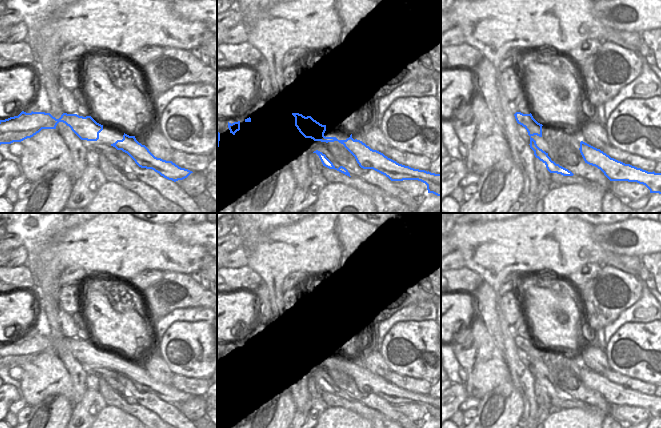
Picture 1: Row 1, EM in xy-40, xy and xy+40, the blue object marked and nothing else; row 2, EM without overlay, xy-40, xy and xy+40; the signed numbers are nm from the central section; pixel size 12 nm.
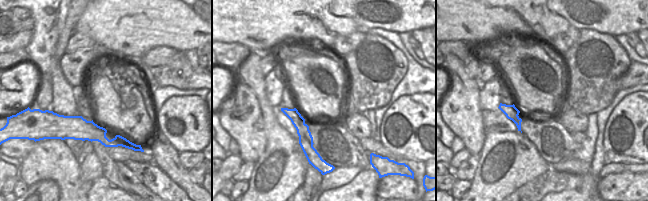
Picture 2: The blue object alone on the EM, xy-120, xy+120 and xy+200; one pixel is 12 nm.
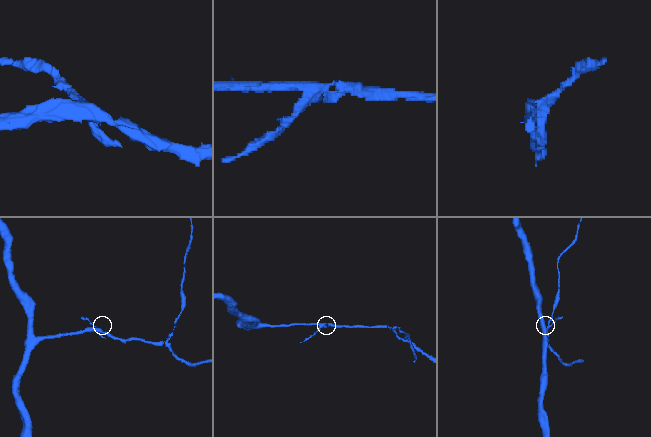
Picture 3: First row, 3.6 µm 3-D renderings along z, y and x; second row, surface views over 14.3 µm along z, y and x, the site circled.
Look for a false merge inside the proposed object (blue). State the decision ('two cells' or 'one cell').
two cells

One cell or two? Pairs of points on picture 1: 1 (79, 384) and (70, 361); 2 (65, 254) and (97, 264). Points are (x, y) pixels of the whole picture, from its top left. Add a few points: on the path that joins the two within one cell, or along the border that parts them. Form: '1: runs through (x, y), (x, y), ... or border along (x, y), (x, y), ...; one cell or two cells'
1: runs through (78, 378), (74, 367); one cell
2: runs through (73, 254), (87, 254), (89, 256); one cell

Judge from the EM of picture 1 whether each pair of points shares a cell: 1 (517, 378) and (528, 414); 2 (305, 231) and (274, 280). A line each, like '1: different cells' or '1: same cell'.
1: same cell
2: same cell

